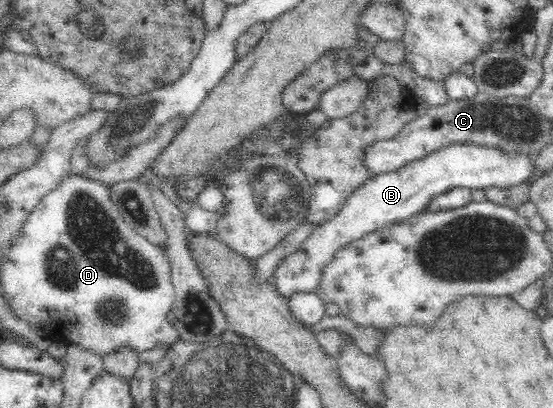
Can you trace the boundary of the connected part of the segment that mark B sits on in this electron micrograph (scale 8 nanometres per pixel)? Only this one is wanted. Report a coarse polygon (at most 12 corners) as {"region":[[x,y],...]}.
{"region":[[455,143],[372,176],[277,264],[285,298],[312,291],[346,242],[451,188],[509,188],[535,156]]}

